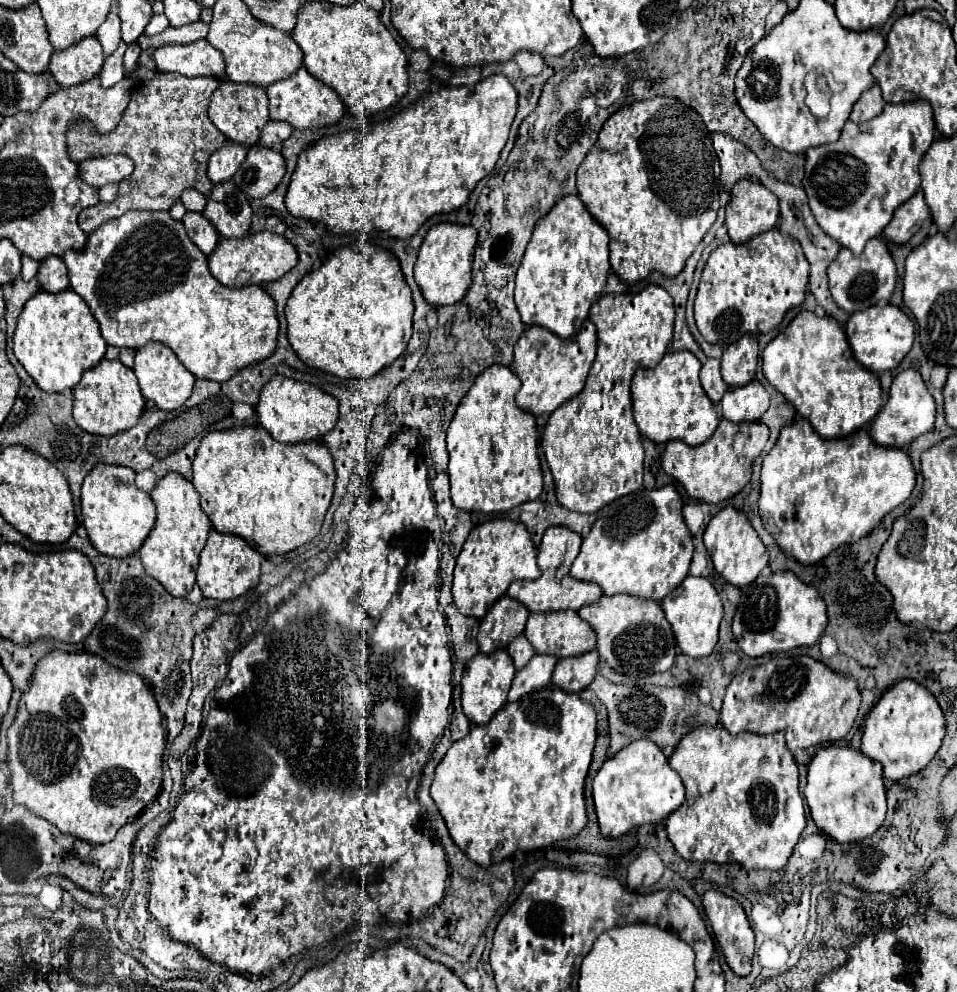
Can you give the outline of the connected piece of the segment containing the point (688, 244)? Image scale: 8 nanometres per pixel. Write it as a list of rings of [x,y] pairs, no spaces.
[[[660,96],[634,102],[620,108],[604,122],[594,148],[576,172],[576,188],[586,210],[612,236],[610,266],[622,282],[636,284],[652,270],[658,270],[664,276],[676,276],[684,268],[686,258],[694,252],[716,220],[720,208],[718,176],[718,156],[712,148],[702,116],[678,98]]]

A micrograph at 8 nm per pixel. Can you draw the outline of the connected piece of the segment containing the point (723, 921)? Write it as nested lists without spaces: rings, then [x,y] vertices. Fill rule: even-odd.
[[[708,890],[702,896],[702,904],[704,904],[704,914],[712,926],[712,932],[718,940],[718,946],[720,946],[720,952],[722,952],[726,964],[732,968],[732,972],[736,976],[750,974],[752,956],[754,956],[754,932],[750,928],[750,922],[746,918],[742,906],[734,898],[728,898],[716,890]]]

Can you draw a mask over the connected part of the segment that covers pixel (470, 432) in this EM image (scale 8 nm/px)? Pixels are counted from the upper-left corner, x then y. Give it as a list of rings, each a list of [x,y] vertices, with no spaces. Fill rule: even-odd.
[[[492,364],[474,380],[472,388],[456,408],[456,414],[446,432],[446,446],[450,454],[448,476],[450,476],[452,502],[460,510],[504,512],[508,508],[514,508],[516,504],[538,500],[542,494],[542,470],[538,458],[540,434],[534,416],[522,412],[514,402],[514,394],[518,388],[520,380],[508,366]]]

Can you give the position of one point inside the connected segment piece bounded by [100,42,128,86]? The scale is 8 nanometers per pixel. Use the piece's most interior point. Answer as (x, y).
(112, 71)

